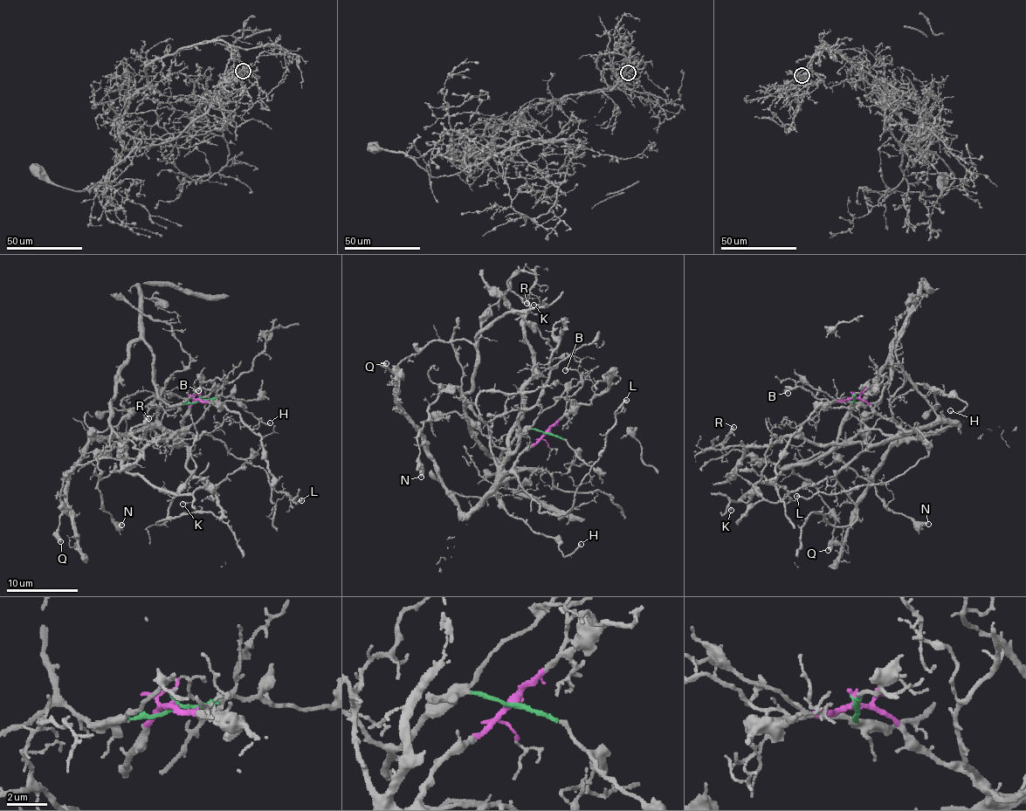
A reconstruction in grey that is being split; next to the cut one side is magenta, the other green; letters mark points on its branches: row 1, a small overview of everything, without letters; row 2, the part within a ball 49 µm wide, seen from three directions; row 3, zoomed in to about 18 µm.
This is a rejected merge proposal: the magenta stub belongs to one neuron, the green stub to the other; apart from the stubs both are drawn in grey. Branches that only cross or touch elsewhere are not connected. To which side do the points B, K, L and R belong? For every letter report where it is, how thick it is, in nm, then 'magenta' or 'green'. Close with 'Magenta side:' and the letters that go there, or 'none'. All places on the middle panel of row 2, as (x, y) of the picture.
B: place (565, 370); calibre 200 nm; magenta
K: place (533, 305); calibre 130 nm; green
L: place (626, 400); calibre 240 nm; magenta
R: place (526, 303); calibre 260 nm; magenta
Magenta side: B, L, R

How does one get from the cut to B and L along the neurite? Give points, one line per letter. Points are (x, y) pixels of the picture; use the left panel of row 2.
B: (198, 398), (212, 402), (209, 395), (217, 386), (197, 390)
L: (198, 398), (183, 426), (196, 436), (211, 434), (230, 453), (262, 467), (274, 490), (301, 500)

